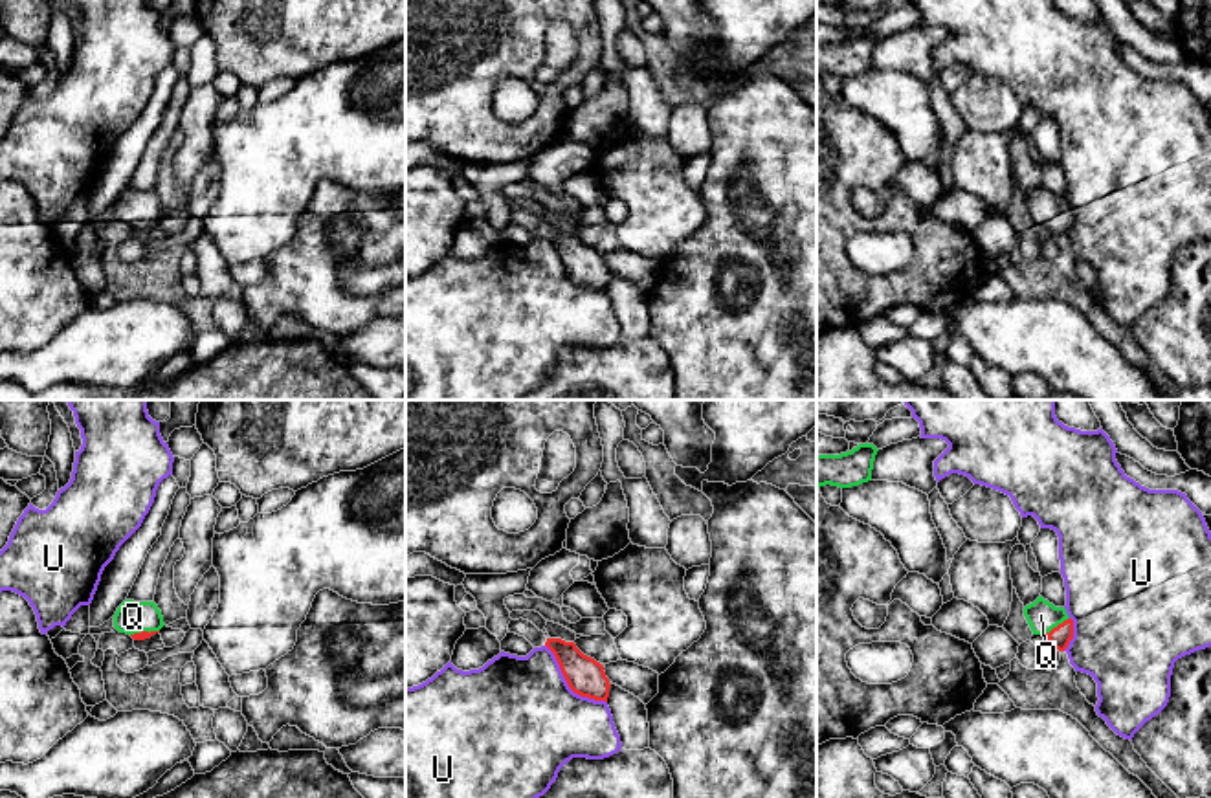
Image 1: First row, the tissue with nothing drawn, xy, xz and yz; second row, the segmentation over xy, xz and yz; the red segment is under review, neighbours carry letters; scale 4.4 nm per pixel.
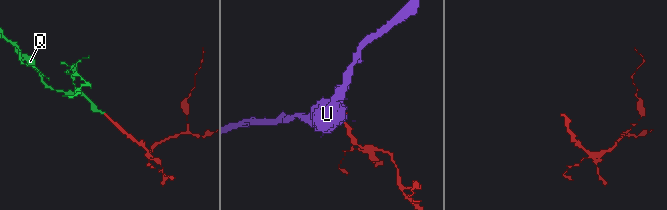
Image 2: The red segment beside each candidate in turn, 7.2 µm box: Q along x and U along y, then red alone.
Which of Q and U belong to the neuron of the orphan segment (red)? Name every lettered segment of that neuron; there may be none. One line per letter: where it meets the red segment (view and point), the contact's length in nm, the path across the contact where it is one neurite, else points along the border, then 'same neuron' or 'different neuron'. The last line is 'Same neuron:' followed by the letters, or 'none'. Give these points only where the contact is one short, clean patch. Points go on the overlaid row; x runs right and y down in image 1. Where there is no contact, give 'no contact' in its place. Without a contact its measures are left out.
Q: meets red in yz at (1057, 626); contact 130 nm long; runs through yz (1059, 637), (1057, 626), (1041, 615); same neuron
U: meets red in xz at (567, 683); contact 380 nm long; different neuron
Same neuron: Q

